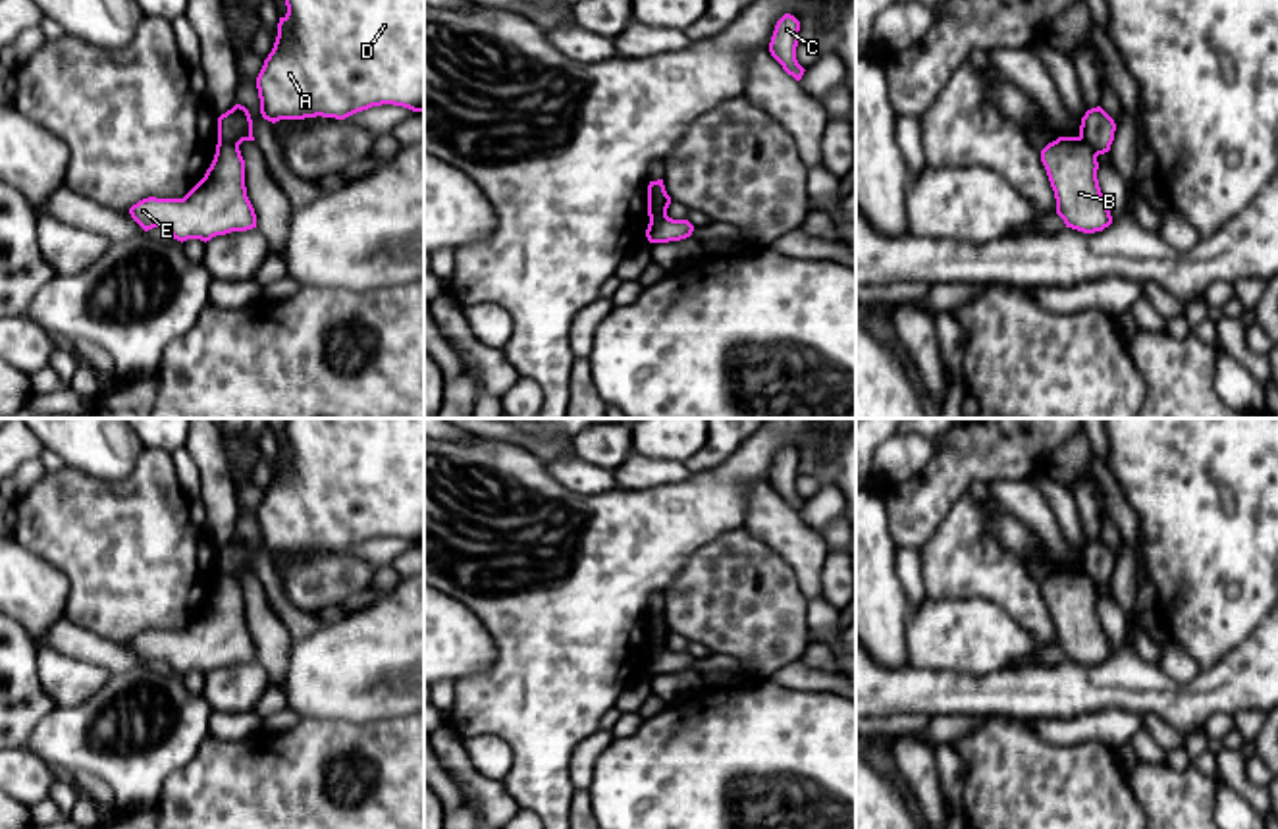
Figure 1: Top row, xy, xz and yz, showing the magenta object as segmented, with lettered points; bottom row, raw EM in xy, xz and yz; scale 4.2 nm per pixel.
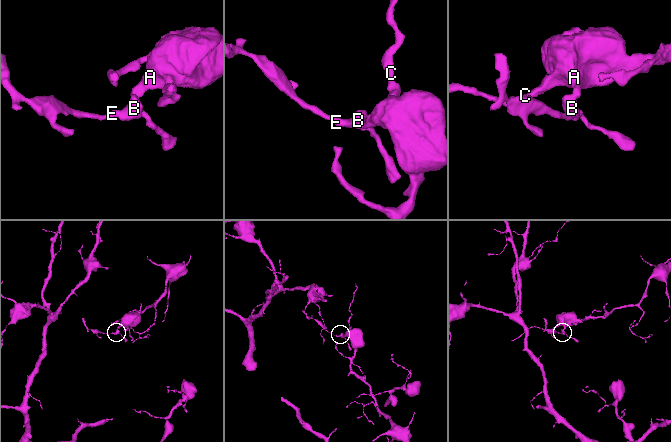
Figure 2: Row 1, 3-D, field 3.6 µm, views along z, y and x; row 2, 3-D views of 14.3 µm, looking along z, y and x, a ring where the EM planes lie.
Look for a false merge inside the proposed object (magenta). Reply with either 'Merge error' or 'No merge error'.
Merge error

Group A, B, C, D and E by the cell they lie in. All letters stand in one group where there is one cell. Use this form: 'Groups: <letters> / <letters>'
Groups: A C D / B E

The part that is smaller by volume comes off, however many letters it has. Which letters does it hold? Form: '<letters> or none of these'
B, E

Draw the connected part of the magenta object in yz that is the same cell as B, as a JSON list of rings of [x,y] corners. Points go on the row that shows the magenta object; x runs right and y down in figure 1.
[[[1058,137],[1041,150],[1041,162],[1066,227],[1095,233],[1112,224],[1097,179],[1097,154],[1085,139]]]

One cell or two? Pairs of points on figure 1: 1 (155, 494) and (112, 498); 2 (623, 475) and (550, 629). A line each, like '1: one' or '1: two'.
1: one
2: two

